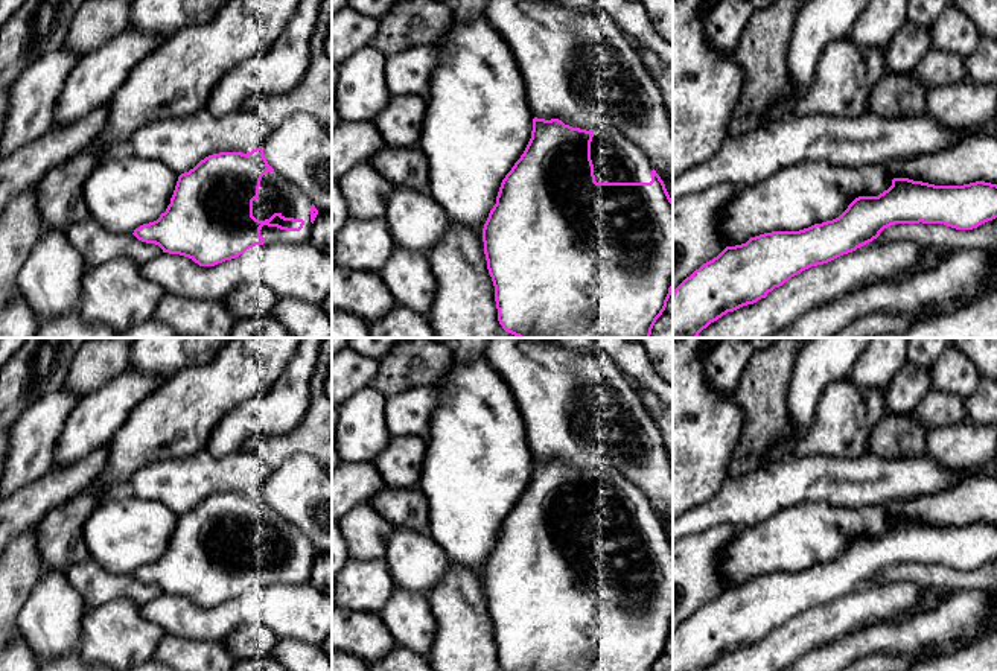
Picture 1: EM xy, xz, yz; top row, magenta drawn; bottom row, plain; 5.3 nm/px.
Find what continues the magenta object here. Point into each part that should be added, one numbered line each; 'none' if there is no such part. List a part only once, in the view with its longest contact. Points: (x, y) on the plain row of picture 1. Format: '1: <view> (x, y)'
1: xy (276, 534)

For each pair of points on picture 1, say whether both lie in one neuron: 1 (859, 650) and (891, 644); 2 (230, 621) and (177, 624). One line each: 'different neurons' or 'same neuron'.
1: same neuron
2: same neuron

